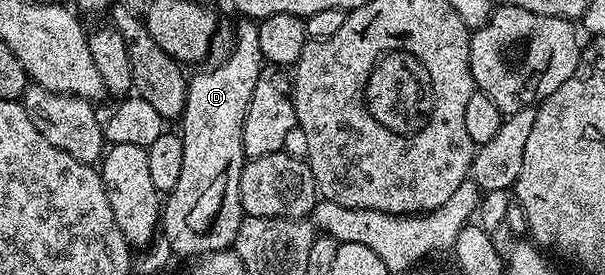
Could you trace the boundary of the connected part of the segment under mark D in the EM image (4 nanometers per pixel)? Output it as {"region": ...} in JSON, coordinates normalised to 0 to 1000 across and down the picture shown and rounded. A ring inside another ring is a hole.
{"region":[[[417,76],[397,80],[403,84],[390,98],[390,160],[385,164],[383,189],[359,244],[350,244],[345,258],[331,258],[324,276],[319,269],[312,284],[307,396],[296,451],[299,462],[294,462],[302,542],[299,640],[273,720],[264,818],[268,862],[271,855],[283,905],[301,935],[314,935],[312,942],[382,902],[390,880],[403,785],[395,698],[398,629],[407,589],[400,527],[400,455],[407,440],[413,353],[420,353],[420,309],[426,309],[436,211],[433,178],[426,178],[425,87]]]}

